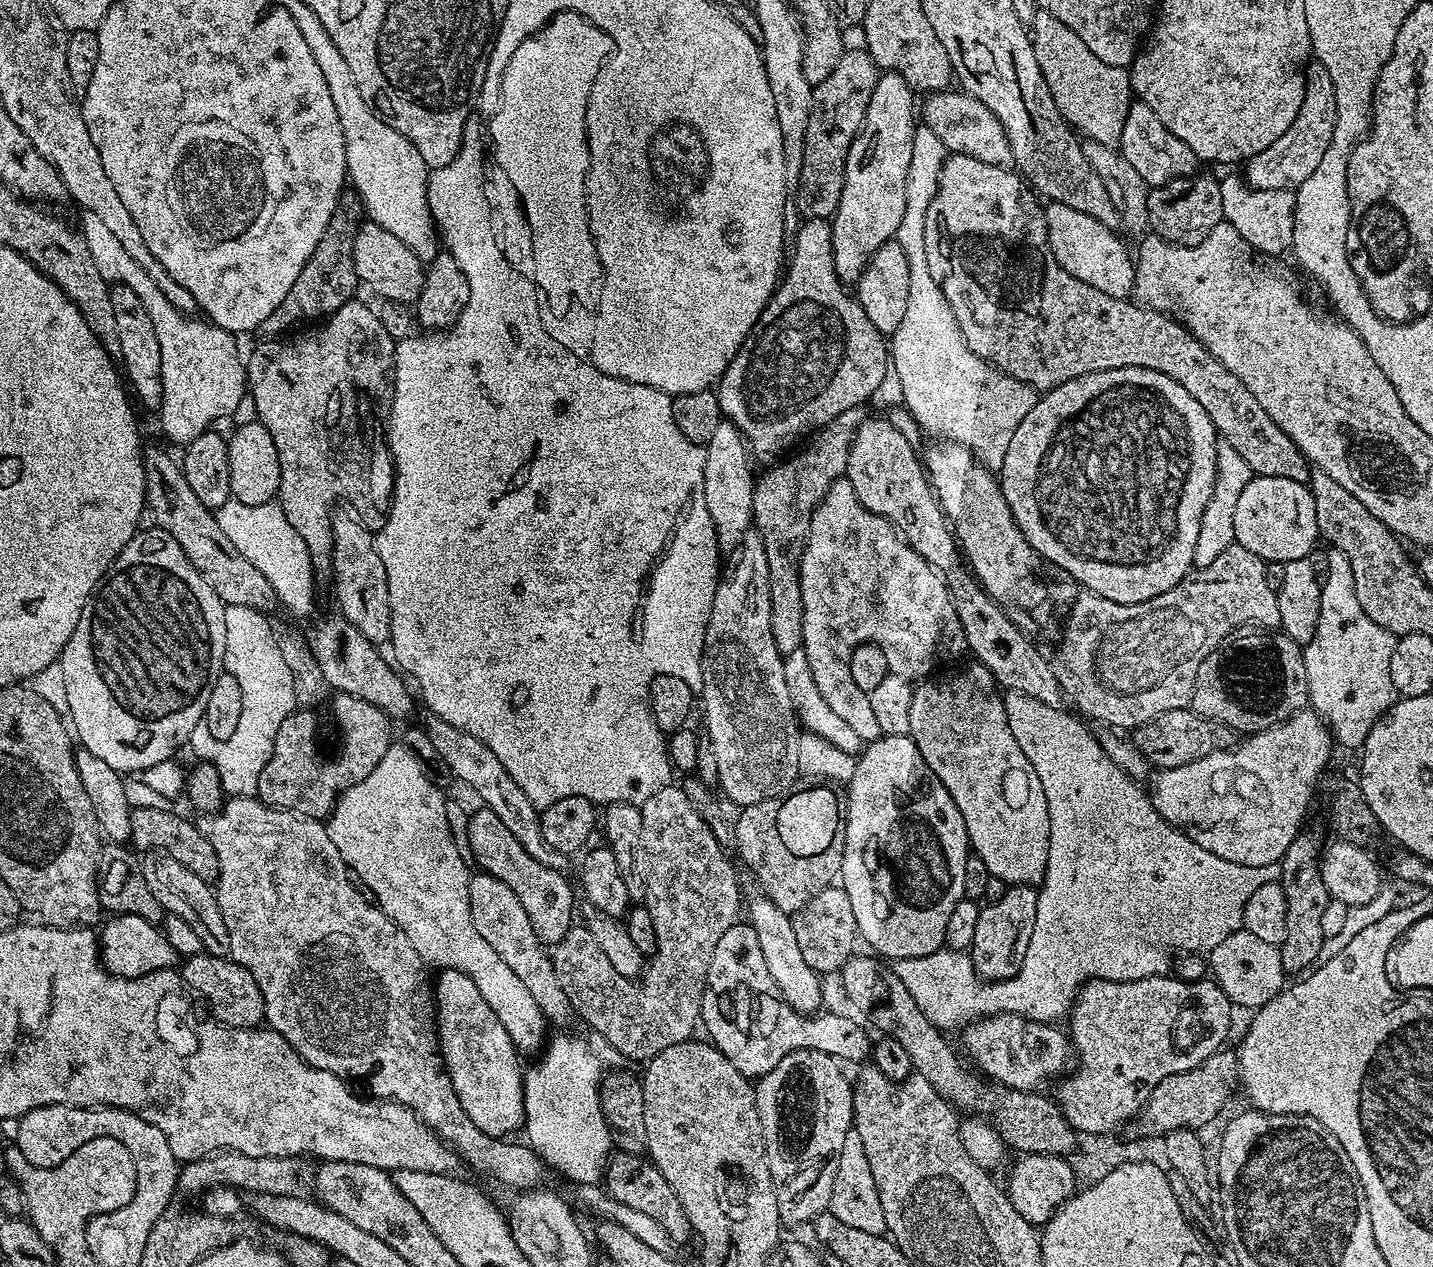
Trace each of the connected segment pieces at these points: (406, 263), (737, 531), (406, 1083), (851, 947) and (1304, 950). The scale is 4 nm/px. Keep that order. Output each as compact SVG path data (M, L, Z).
M364 222L357 227L354 238L354 270L356 279L361 285L373 288L384 300L393 300L396 304L411 305L420 297L424 285L425 265L420 257L410 250L390 230L382 230L382 226Z
M727 418L721 419L704 449L704 501L714 522L716 541L721 553L732 554L744 543L744 533L753 527L752 507L756 480L752 476L753 457L744 442L744 435Z
M250 796L225 799L217 811L201 815L199 819L198 827L201 834L214 846L214 854L218 854L220 875L214 881L214 891L218 906L222 910L222 922L226 922L226 934L230 934L228 956L246 970L250 970L254 982L258 982L258 990L262 990L264 999L264 1020L267 1027L282 1034L282 1038L286 1038L286 1042L290 1042L290 1046L294 1046L296 1053L308 1064L313 1064L315 1068L332 1072L339 1080L345 1081L357 1089L365 1088L365 1090L360 1090L367 1093L369 1097L377 1100L397 1100L402 1106L414 1110L414 1114L420 1117L423 1124L430 1126L432 1131L438 1133L441 1140L453 1152L463 1159L465 1156L478 1171L492 1175L500 1183L506 1184L510 1188L516 1188L515 1190L543 1189L547 1185L544 1183L548 1180L550 1168L535 1149L524 1142L508 1144L512 1142L504 1138L488 1136L482 1130L478 1130L478 1126L474 1126L474 1122L470 1122L470 1114L466 1114L466 1110L462 1110L462 1106L458 1102L458 1094L454 1094L450 1074L444 1065L444 1056L440 1053L434 984L430 976L428 980L429 969L418 954L418 950L414 950L414 946L410 946L410 938L406 938L406 934L402 934L402 930L396 923L354 883L342 854L338 854L338 846L334 846L334 842L330 842L327 827L321 821L311 820L308 816L295 816L293 812L283 812L280 808L267 808L259 798Z
M833 886L822 890L822 894L814 894L814 898L810 898L810 902L802 906L802 910L791 913L791 918L803 960L811 970L819 974L839 973L846 961L857 951L858 933L854 910L843 886Z
M1302 830L1297 834L1279 863L1278 883L1286 894L1286 938L1278 947L1282 954L1282 966L1288 974L1307 973L1313 967L1325 939L1322 932L1322 914L1325 913L1330 897L1320 877L1322 843L1320 844L1314 833L1308 831Z

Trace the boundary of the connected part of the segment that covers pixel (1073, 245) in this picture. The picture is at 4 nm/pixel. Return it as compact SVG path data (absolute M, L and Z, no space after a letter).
M1049 203L1044 208L1048 245L1062 270L1078 282L1086 286L1094 286L1094 290L1102 290L1102 294L1110 294L1123 300L1133 295L1136 286L1136 265L1130 252L1124 249L1124 244L1115 235L1113 229L1073 210L1065 204Z

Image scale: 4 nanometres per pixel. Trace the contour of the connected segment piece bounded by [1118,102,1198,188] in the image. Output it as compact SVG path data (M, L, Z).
M1132 102L1129 106L1118 151L1126 162L1130 162L1130 166L1134 166L1134 170L1138 170L1138 174L1142 174L1144 181L1152 188L1176 180L1179 176L1195 176L1198 172L1194 150L1190 150L1190 146L1186 146L1182 138L1170 134L1170 130L1166 130L1166 126L1158 122L1158 114L1154 114L1150 106L1139 102Z

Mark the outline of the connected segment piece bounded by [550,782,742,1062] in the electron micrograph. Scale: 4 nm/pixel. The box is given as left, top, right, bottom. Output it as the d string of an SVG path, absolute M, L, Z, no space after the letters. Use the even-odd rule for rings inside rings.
M670 782L662 790L658 790L658 794L650 794L650 798L646 798L646 802L640 805L640 813L642 814L642 842L640 849L636 855L636 866L640 870L640 877L646 889L646 905L648 904L648 912L652 916L656 916L656 957L651 957L650 963L643 969L642 981L644 984L636 984L633 977L618 974L618 970L614 970L614 966L610 966L606 954L602 954L598 942L594 942L594 934L590 934L590 930L583 926L573 926L571 930L551 949L550 955L552 965L554 966L554 974L558 974L558 982L562 982L562 990L566 990L566 998L570 998L573 1013L577 1017L581 1016L586 1023L592 1027L591 1031L597 1036L606 1038L614 1049L618 1051L621 1057L629 1056L632 1060L641 1060L647 1062L655 1058L660 1051L668 1046L674 1046L675 1043L682 1043L685 1040L693 1039L695 1028L701 1023L700 1011L702 1010L702 998L704 987L708 981L708 971L710 970L710 958L714 958L714 946L718 946L718 938L722 938L722 934L726 934L726 930L730 930L730 926L737 923L739 914L742 912L742 896L740 900L740 884L736 881L736 872L732 869L732 864L728 861L728 856L724 853L725 845L713 832L713 825L707 824L703 820L702 812L693 803L693 800L687 796L683 787L677 786Z

